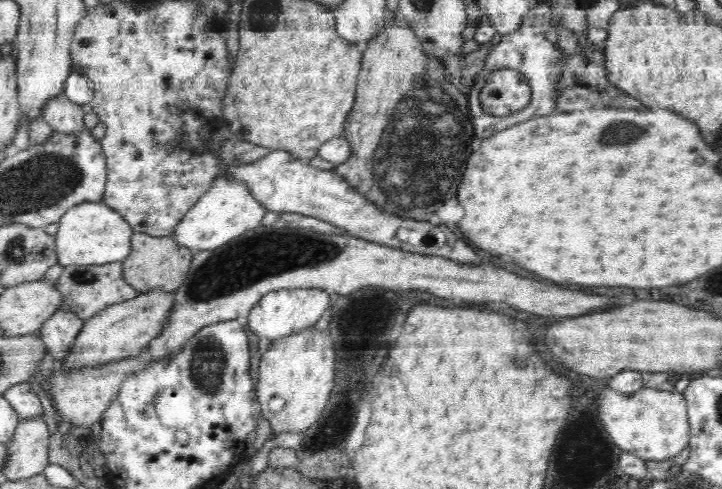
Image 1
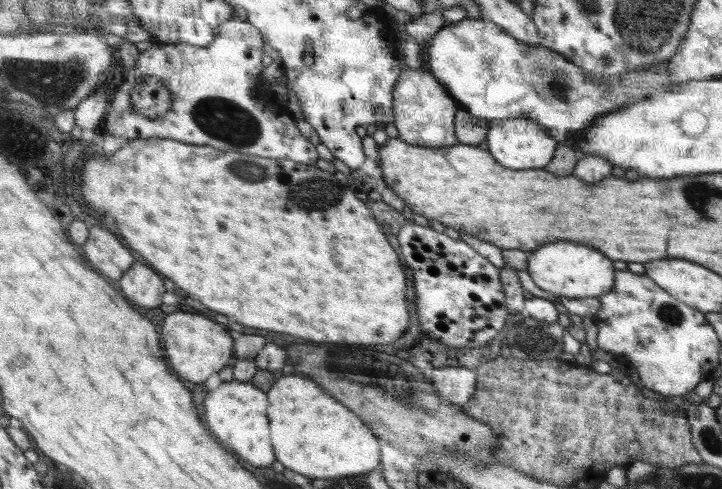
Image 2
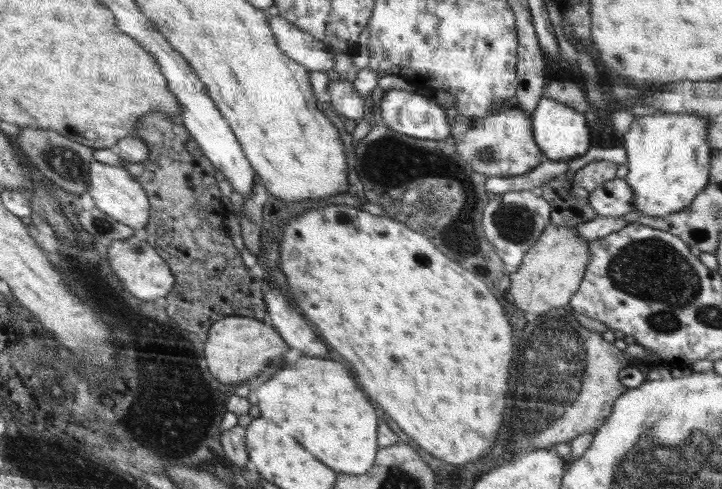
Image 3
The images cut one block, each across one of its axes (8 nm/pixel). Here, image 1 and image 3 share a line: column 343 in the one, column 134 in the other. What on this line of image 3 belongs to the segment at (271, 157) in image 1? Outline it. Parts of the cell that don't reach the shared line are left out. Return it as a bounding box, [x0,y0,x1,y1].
[88,161,150,230]

